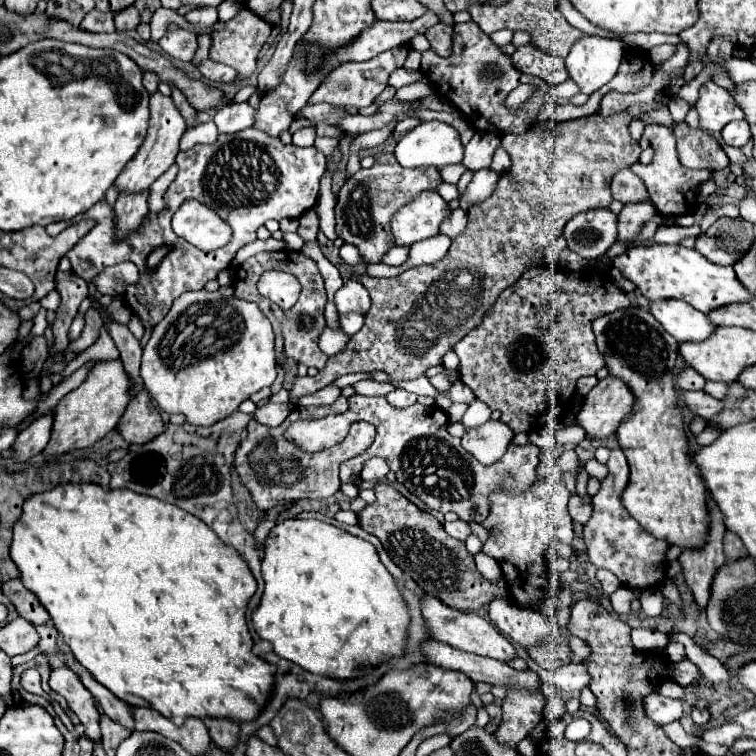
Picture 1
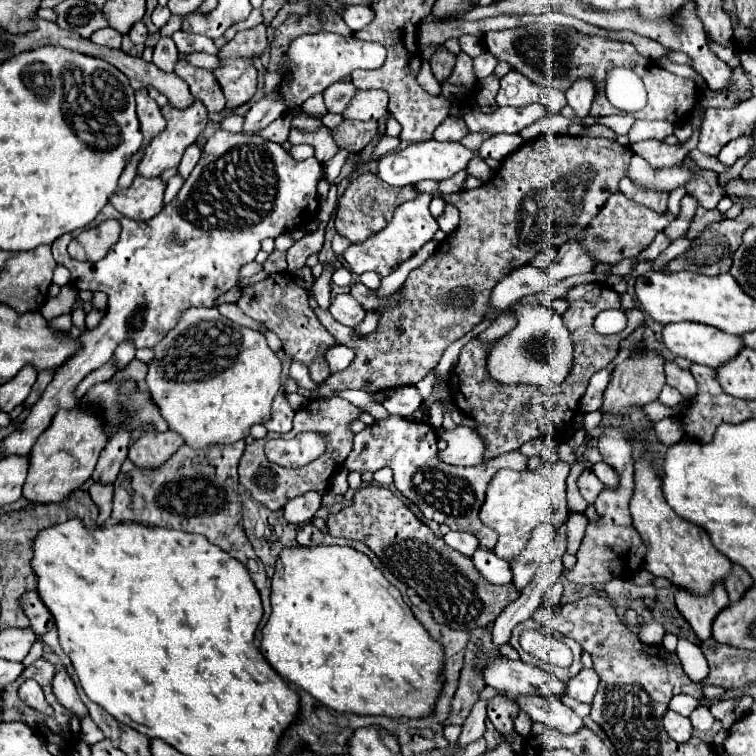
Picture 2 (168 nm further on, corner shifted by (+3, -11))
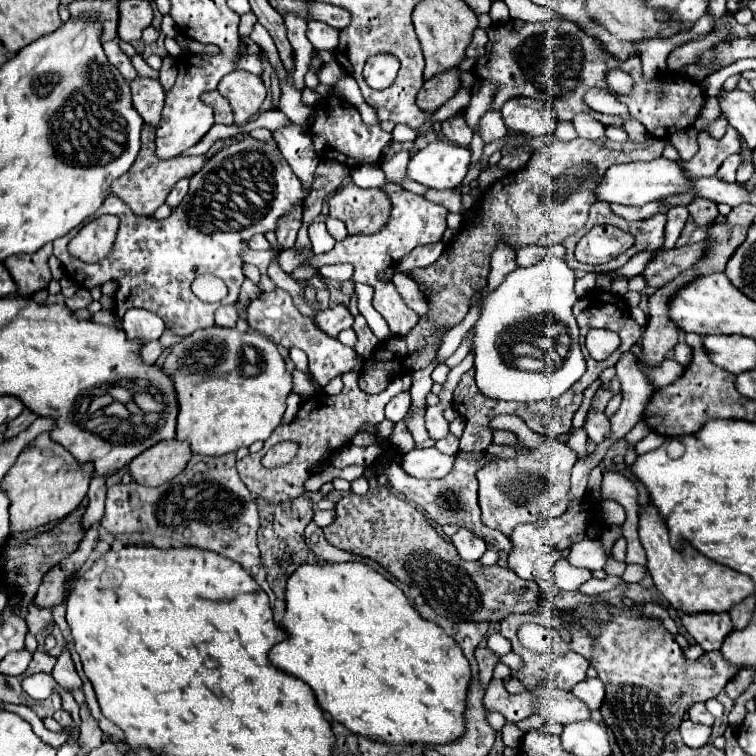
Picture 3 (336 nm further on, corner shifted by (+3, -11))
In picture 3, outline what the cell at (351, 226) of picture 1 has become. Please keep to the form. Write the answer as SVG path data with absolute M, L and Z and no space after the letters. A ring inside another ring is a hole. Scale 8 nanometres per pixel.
M346 184L330 198L330 216L346 224L348 234L380 232L390 218L390 196L380 188Z

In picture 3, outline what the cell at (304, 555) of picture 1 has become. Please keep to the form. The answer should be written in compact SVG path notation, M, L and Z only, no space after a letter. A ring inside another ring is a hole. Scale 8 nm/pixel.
M320 562L320 564L300 564L300 568L296 568L288 580L286 580L286 612L282 618L282 628L286 630L288 638L274 644L274 648L268 652L268 660L272 666L280 668L282 672L296 676L300 680L304 680L316 700L318 706L322 710L326 710L336 722L344 724L348 730L356 732L356 734L364 734L372 740L380 740L380 742L388 742L388 744L406 744L406 742L424 742L424 744L444 744L444 742L452 742L456 738L462 736L464 732L464 698L466 698L466 686L470 680L470 666L468 660L464 658L462 650L456 646L456 642L436 624L424 620L408 602L408 598L404 596L404 592L394 586L390 580L386 580L382 574L378 574L374 568L362 564L362 562L344 562L344 564L328 564L328 562Z

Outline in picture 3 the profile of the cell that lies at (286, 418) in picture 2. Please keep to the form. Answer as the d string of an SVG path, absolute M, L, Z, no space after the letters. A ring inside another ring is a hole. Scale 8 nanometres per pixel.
M290 394L290 396L288 396L288 400L286 400L286 412L284 412L284 418L282 418L280 426L292 422L292 418L294 418L294 414L298 412L300 404L302 404L302 398L300 398L300 396L296 396L296 394Z

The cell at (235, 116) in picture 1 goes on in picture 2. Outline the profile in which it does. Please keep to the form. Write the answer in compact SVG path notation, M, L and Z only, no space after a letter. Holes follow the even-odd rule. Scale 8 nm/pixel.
M266 96L266 98L254 102L250 112L244 118L244 132L252 134L254 130L266 128L270 122L280 118L284 114L284 110L286 110L284 104L280 104L280 100L276 100L276 96Z

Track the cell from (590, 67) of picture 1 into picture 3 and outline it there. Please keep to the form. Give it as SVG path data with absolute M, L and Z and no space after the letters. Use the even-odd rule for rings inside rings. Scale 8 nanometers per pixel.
M578 112L574 116L572 124L574 124L574 128L576 128L576 132L578 132L580 138L598 140L598 138L602 138L606 134L606 128L600 122L596 122L588 112Z

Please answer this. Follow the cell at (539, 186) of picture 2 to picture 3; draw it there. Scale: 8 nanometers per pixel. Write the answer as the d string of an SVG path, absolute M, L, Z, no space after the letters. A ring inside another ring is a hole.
M650 136L646 142L612 142L608 138L600 138L596 142L574 138L570 142L550 142L532 152L528 164L518 172L508 172L502 178L490 184L480 202L472 208L464 208L462 196L454 190L430 190L424 196L446 210L456 212L464 218L462 234L446 244L442 256L424 268L410 270L412 278L430 288L428 296L428 314L420 318L418 326L412 328L410 334L403 337L390 337L388 342L380 342L368 360L364 360L358 386L366 394L382 392L392 378L400 374L412 374L416 370L426 368L438 350L438 332L450 330L460 324L470 306L472 298L478 290L486 286L490 272L492 252L500 242L506 242L514 250L524 246L554 246L562 244L568 236L578 232L586 220L590 206L596 202L594 188L602 182L608 166L618 162L632 160L654 160L662 156L664 140Z

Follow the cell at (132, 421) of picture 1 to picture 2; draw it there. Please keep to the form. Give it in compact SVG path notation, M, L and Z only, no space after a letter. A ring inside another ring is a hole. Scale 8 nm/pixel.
M150 430L130 446L128 458L138 468L160 468L160 464L164 464L182 444L184 438L172 430L168 432Z

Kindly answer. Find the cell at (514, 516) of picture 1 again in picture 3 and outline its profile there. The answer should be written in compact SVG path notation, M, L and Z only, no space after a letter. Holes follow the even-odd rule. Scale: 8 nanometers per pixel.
M550 438L540 448L524 454L518 450L516 460L498 458L498 462L484 466L476 478L480 482L480 508L482 522L488 528L496 528L510 536L518 524L548 520L562 516L568 508L568 484L570 470L576 464L576 454L558 438Z

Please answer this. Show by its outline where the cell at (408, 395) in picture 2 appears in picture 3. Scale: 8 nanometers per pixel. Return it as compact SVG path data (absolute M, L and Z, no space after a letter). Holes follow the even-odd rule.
M404 390L386 404L386 418L390 422L398 422L404 418L408 408L410 408L410 390Z

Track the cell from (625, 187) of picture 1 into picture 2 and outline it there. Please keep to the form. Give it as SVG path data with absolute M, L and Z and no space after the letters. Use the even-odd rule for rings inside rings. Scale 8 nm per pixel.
M616 192L606 200L604 208L588 224L580 242L582 242L584 252L588 252L588 256L592 256L592 260L596 260L598 264L614 266L614 264L622 262L624 258L636 258L644 248L648 248L652 244L654 236L658 232L662 232L672 220L674 220L672 214L652 212L650 208L634 204L632 200L628 200L626 196L620 196L620 192Z

